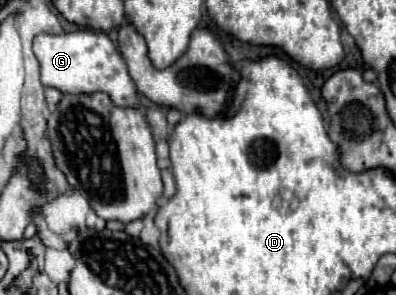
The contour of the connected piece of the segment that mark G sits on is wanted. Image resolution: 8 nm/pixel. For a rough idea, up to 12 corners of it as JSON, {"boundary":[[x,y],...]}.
{"boundary":[[105,32],[37,34],[43,86],[139,106]]}

